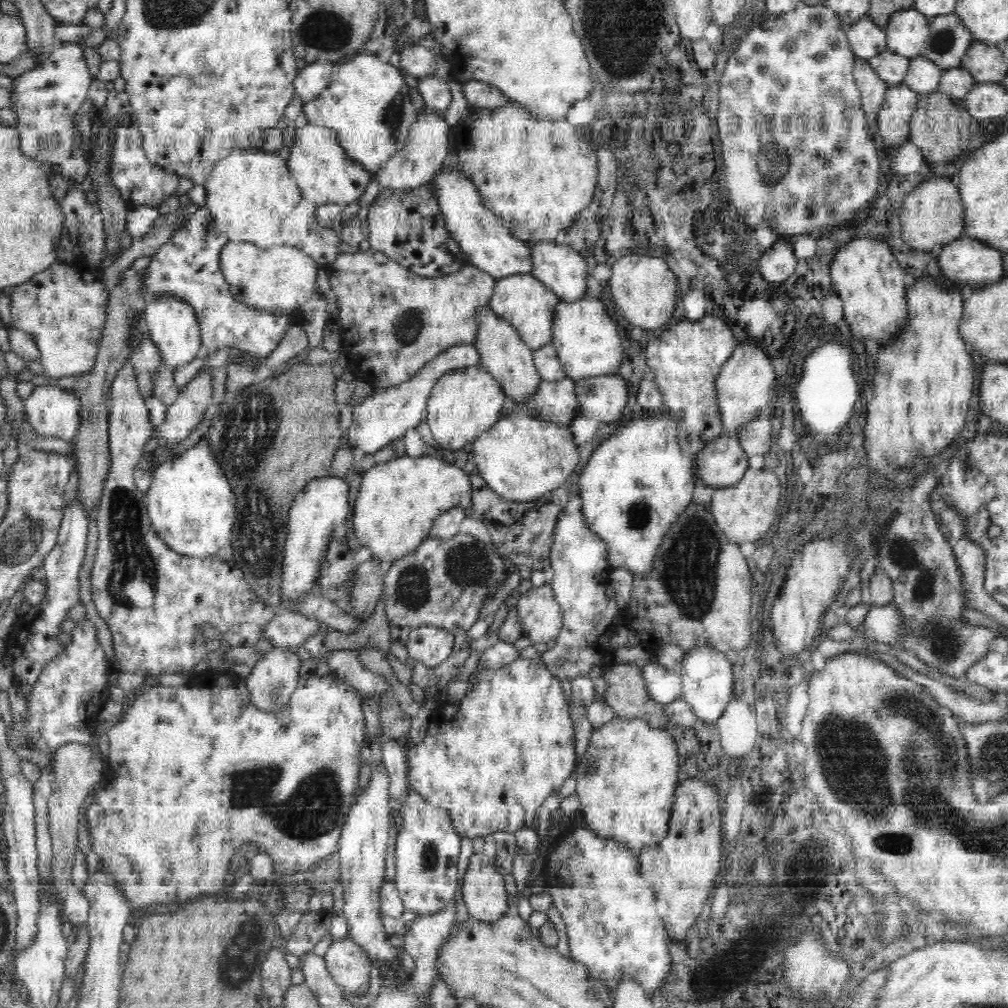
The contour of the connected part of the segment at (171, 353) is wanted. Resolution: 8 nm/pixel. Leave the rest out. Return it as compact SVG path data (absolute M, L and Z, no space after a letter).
M158 294L154 300L146 304L143 320L148 335L160 349L162 361L166 366L175 370L196 358L196 353L201 346L201 328L198 324L197 312L184 298L175 297L173 294Z

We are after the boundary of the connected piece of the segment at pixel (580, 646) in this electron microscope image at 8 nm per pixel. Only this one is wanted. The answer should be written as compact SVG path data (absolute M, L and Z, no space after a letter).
M582 512L558 516L549 564L554 569L551 587L561 606L563 625L556 645L550 649L541 648L541 658L560 680L586 676L592 668L600 668L606 673L614 664L615 651L610 640L614 635L614 619L620 614L615 599L606 596L606 586L614 569L607 560L607 544L602 544L598 537L587 527Z

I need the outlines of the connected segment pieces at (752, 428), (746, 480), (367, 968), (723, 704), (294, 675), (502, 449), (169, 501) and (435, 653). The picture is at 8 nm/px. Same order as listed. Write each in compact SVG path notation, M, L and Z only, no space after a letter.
M770 416L756 418L753 423L746 424L745 427L738 431L736 436L749 458L770 453L772 444Z
M748 467L742 477L733 486L716 489L708 506L718 528L736 545L746 541L758 543L768 529L772 528L772 522L778 514L781 492L778 477L766 467L758 470Z
M346 937L333 942L324 959L327 972L348 994L364 996L372 980L370 957L362 947Z
M696 647L685 653L681 662L680 673L682 681L681 698L693 711L695 718L702 718L707 725L715 725L722 713L729 707L730 700L735 698L735 680L732 665L726 654L708 647Z
M273 646L262 660L258 660L252 666L250 674L244 679L244 684L251 695L251 703L258 707L258 710L276 712L289 704L300 678L298 675L300 662L306 657L303 652L294 654L294 649L296 647Z
M504 416L474 440L474 461L488 486L506 500L526 502L556 490L574 472L580 460L570 428L530 418Z
M206 434L178 458L175 460L170 458L151 471L153 480L147 493L147 509L154 531L162 537L170 549L182 556L206 558L230 544L230 536L232 536L237 514L236 496L232 492L228 478L220 470L220 462L217 461Z
M424 625L410 631L404 642L405 654L414 660L433 667L444 662L452 654L454 635L450 631L432 625Z

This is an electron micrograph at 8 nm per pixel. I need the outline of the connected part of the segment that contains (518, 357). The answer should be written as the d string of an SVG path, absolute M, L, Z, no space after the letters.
M489 306L481 311L475 346L481 356L480 364L499 382L508 398L512 398L518 404L533 398L542 381L533 363L533 349L520 338L507 320L499 319Z

